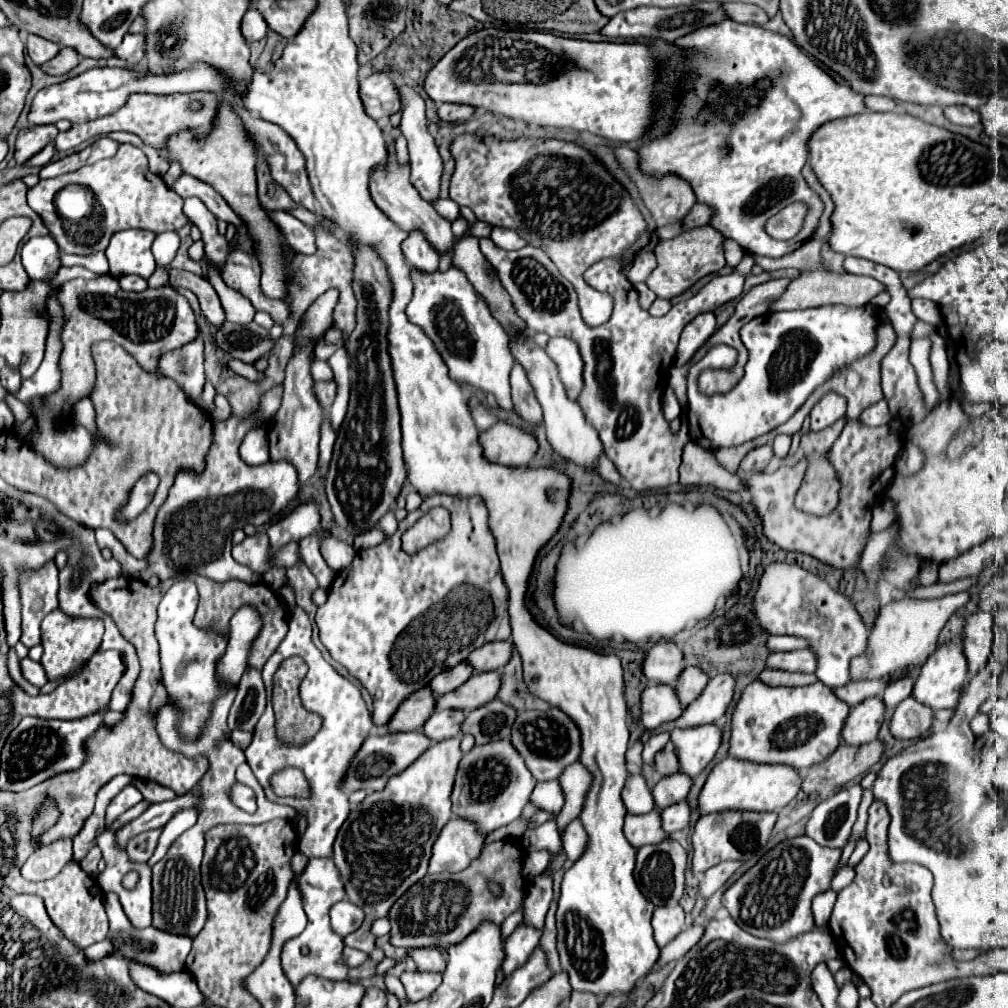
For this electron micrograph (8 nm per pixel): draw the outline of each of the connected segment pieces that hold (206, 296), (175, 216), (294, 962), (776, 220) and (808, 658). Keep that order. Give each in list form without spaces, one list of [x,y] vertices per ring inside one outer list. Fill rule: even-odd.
[[[170,269],[170,279],[168,283],[176,289],[180,287],[188,287],[190,291],[196,293],[198,301],[200,301],[200,307],[202,307],[202,313],[204,317],[214,325],[214,327],[220,327],[224,321],[226,321],[226,311],[220,303],[220,297],[218,293],[214,291],[214,287],[210,285],[208,279],[204,277],[198,277],[194,273],[188,273],[188,271],[178,271],[178,269]]]
[[[128,143],[120,145],[118,155],[114,155],[112,159],[96,161],[94,165],[82,167],[78,171],[60,177],[42,179],[36,187],[28,191],[28,205],[42,217],[44,225],[50,229],[50,235],[56,239],[58,247],[62,247],[64,253],[74,255],[90,255],[94,251],[106,249],[110,237],[122,229],[150,229],[154,233],[162,233],[162,231],[178,231],[188,223],[188,219],[182,213],[182,199],[166,187],[162,177],[154,175],[148,169],[148,159],[144,151]],[[70,183],[82,185],[94,193],[98,205],[94,221],[90,221],[90,215],[86,215],[82,221],[66,221],[58,215],[54,199]]]
[[[310,859],[302,877],[300,877],[300,891],[304,897],[304,911],[308,915],[308,925],[306,929],[284,943],[282,947],[282,969],[292,983],[292,987],[298,987],[304,977],[308,975],[318,975],[324,979],[346,979],[346,967],[342,963],[342,949],[344,941],[340,935],[336,935],[330,927],[330,907],[346,897],[344,883],[340,879],[340,871],[334,865],[334,859]]]
[[[800,201],[784,207],[780,213],[776,213],[774,217],[770,217],[764,225],[764,231],[772,237],[772,239],[784,239],[784,241],[790,241],[794,239],[802,225],[804,225],[804,219],[806,219],[806,213],[808,213],[808,207]]]
[[[810,649],[788,651],[788,653],[774,653],[772,659],[768,659],[768,667],[780,667],[784,671],[814,673],[816,667],[818,667],[818,657]]]

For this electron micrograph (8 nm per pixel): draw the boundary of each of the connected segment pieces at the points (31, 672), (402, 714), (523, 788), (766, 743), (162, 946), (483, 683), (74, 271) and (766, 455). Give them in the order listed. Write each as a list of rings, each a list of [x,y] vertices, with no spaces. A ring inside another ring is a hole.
[[[26,657],[26,659],[20,661],[20,665],[22,665],[22,675],[24,675],[30,683],[34,683],[34,685],[38,685],[38,687],[42,687],[42,685],[48,683],[48,675],[46,675],[42,663],[36,663],[36,661],[32,661],[32,659]]]
[[[424,687],[416,693],[412,693],[404,701],[404,705],[400,705],[400,711],[396,711],[396,715],[392,717],[392,723],[388,723],[388,727],[390,727],[390,731],[422,729],[434,711],[436,711],[436,693],[430,687]]]
[[[510,739],[476,745],[460,761],[452,791],[452,811],[458,817],[474,821],[480,831],[490,833],[522,815],[522,809],[530,801],[528,797],[532,795],[534,787],[536,779],[532,777],[530,769],[524,763],[524,757]]]
[[[756,681],[744,689],[732,715],[730,757],[748,759],[756,763],[784,763],[796,767],[798,771],[808,769],[816,763],[822,763],[842,743],[842,727],[846,723],[848,713],[850,707],[836,697],[832,687],[826,687],[820,681],[806,687],[770,687],[766,683]]]
[[[106,893],[104,895],[104,907],[106,907],[106,915],[110,921],[110,933],[108,939],[114,943],[114,949],[118,953],[122,953],[126,959],[140,959],[142,963],[152,963],[152,967],[160,967],[160,971],[180,971],[184,969],[186,957],[192,949],[192,937],[188,935],[174,935],[156,927],[148,927],[144,931],[136,931],[130,923],[128,917],[124,915],[118,895],[116,893]]]
[[[498,671],[476,673],[468,683],[460,685],[456,691],[442,695],[438,699],[438,709],[476,709],[484,703],[496,699],[502,685],[502,675]]]
[[[60,267],[58,275],[56,275],[56,281],[58,281],[58,285],[62,285],[62,283],[66,283],[66,281],[70,281],[70,279],[76,279],[76,277],[96,279],[96,277],[100,277],[100,275],[96,275],[96,273],[92,273],[92,271],[84,269],[84,267]]]
[[[762,445],[752,449],[740,463],[740,471],[764,471],[772,459],[772,445]]]

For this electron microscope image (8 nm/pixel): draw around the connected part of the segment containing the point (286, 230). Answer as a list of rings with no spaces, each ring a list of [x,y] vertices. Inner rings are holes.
[[[268,211],[272,215],[272,221],[280,227],[282,235],[288,237],[288,245],[304,255],[314,255],[316,253],[316,233],[312,227],[304,225],[300,219],[296,219],[290,213],[276,215],[274,211]]]

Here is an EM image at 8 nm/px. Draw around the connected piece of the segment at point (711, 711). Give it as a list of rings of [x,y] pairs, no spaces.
[[[722,673],[712,677],[708,689],[704,689],[704,695],[700,695],[696,703],[690,703],[684,715],[676,723],[668,723],[668,727],[648,731],[648,735],[644,735],[644,741],[658,731],[672,731],[672,727],[694,727],[694,725],[714,723],[728,711],[734,699],[734,689],[736,689],[736,677],[732,673]]]

